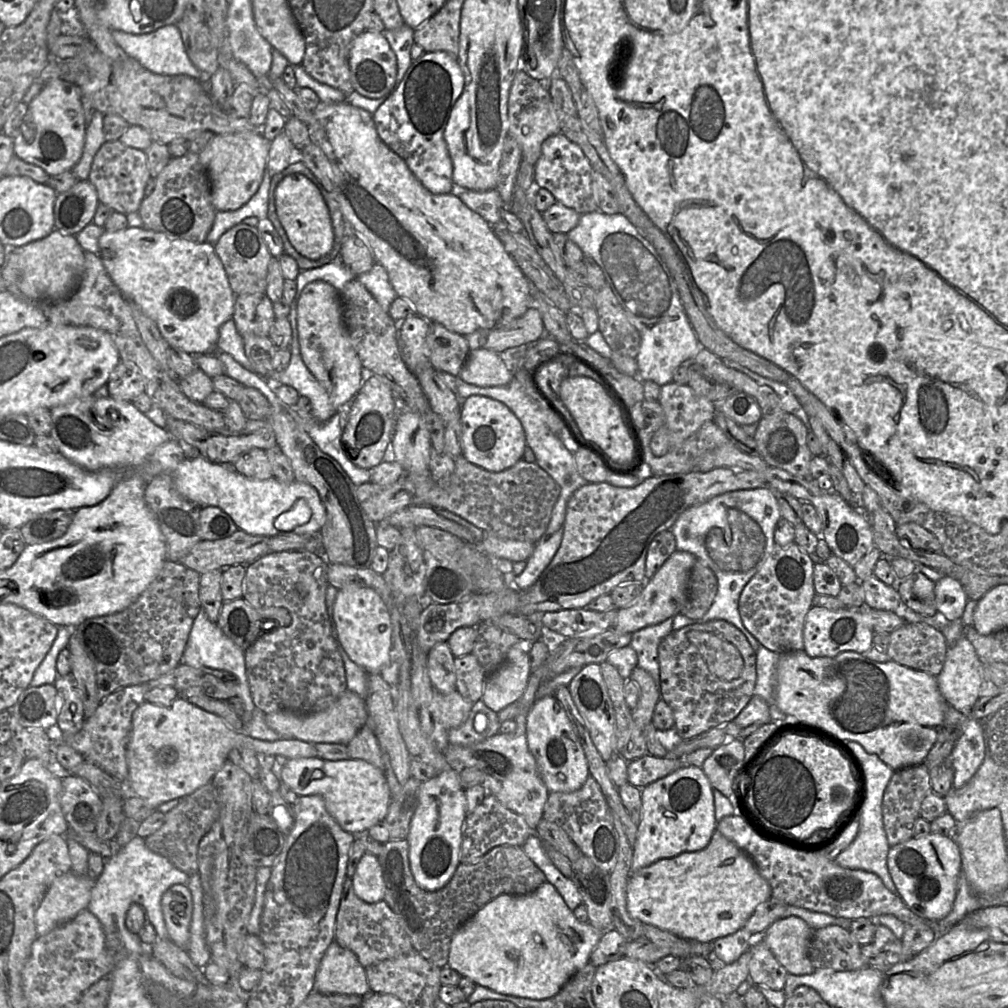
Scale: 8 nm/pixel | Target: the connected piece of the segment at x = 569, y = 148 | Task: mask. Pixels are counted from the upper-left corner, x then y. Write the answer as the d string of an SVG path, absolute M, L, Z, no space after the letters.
M561 132L543 142L541 155L534 166L534 181L536 189L548 190L557 203L579 214L587 214L598 210L592 189L592 172L593 168L581 148Z

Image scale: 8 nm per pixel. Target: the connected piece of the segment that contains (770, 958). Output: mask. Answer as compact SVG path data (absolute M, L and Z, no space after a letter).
M753 934L748 950L751 955L749 979L752 983L772 990L783 990L788 972L763 942L762 934Z

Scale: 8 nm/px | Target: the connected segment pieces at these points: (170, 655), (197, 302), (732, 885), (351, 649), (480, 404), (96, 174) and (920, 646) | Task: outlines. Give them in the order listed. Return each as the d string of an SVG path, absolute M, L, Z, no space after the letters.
M166 560L163 568L127 609L86 619L76 627L77 637L95 669L99 699L114 691L152 682L182 662L193 621L201 608L201 574L180 562Z
M128 226L116 232L104 231L99 249L99 257L113 283L157 324L170 347L191 355L215 354L219 328L232 318L237 295L230 287L214 244Z
M715 830L708 846L664 858L632 872L626 888L627 911L643 924L650 924L687 940L713 942L742 929L757 905L771 897L771 887L750 857Z
M346 587L338 590L331 623L337 642L349 658L368 673L380 674L391 660L392 623L379 594L368 587Z
M471 395L461 403L462 455L472 464L491 472L501 472L523 458L526 447L524 428L517 416L502 402Z
M106 141L94 156L88 181L96 188L98 199L113 211L124 215L138 212L141 202L145 198L144 190L150 172L147 156L144 151L135 149L117 141Z
M906 623L889 638L886 653L892 661L935 677L942 671L947 644L940 630L926 623Z

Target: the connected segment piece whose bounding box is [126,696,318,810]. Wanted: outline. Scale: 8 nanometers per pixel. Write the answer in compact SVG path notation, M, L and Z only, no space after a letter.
M178 696L167 706L144 701L132 714L126 750L128 794L142 798L151 810L164 802L184 798L211 782L235 747L287 759L313 758L318 754L312 743L296 739L264 741L250 737L245 731L235 731L221 717L183 697Z

